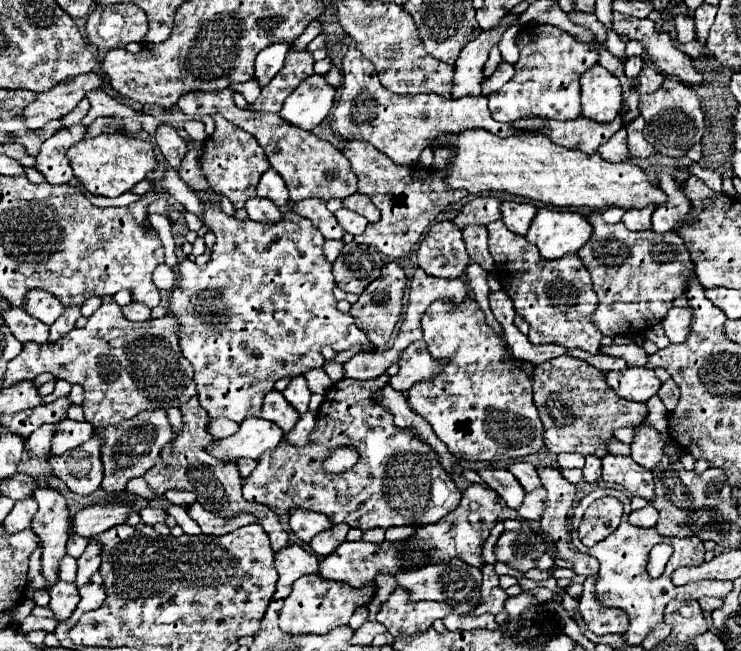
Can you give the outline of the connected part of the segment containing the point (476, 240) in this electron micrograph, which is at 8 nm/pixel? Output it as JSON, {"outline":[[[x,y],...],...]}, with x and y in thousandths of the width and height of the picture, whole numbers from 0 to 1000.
{"outline":[[[634,346],[623,355],[632,392],[656,416],[667,416],[667,398],[659,386],[659,352],[653,346]]]}

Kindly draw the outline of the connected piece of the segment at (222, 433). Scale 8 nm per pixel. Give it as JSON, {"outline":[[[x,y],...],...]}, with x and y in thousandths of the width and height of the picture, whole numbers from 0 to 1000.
{"outline":[[[283,644],[283,665],[291,671],[291,674],[302,674],[302,671],[310,671],[321,662],[321,650],[316,647],[308,647],[308,644]]]}

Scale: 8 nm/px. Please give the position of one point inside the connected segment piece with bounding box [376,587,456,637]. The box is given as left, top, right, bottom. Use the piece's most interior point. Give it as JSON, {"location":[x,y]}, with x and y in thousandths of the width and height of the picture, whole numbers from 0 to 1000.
{"location":[544,948]}

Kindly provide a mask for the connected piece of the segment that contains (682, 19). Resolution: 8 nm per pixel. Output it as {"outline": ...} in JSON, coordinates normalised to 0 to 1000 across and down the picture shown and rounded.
{"outline":[[[912,23],[910,26],[910,38],[912,38],[912,60],[918,66],[931,66],[931,63],[939,60],[934,26],[928,26],[928,23]]]}

